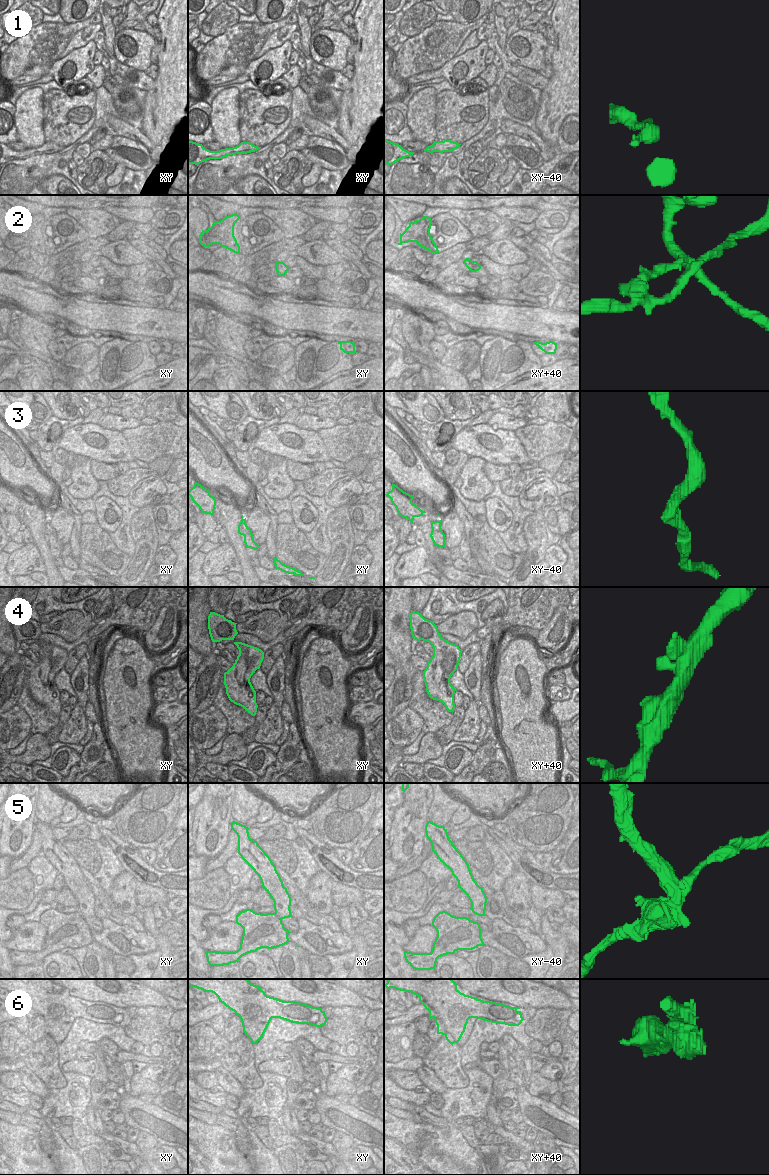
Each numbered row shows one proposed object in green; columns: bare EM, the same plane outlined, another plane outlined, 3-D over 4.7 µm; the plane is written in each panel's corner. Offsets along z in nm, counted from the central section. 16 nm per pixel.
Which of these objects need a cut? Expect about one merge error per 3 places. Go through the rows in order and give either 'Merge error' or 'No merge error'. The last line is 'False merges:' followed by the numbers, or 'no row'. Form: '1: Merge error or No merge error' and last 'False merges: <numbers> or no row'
1: No merge error
2: Merge error
3: No merge error
4: No merge error
5: Merge error
6: No merge error
False merges: 2, 5

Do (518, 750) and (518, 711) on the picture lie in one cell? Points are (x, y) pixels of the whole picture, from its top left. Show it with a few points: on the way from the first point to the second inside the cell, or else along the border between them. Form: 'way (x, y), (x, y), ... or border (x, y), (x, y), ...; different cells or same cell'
way (521, 740), (522, 721); same cell

